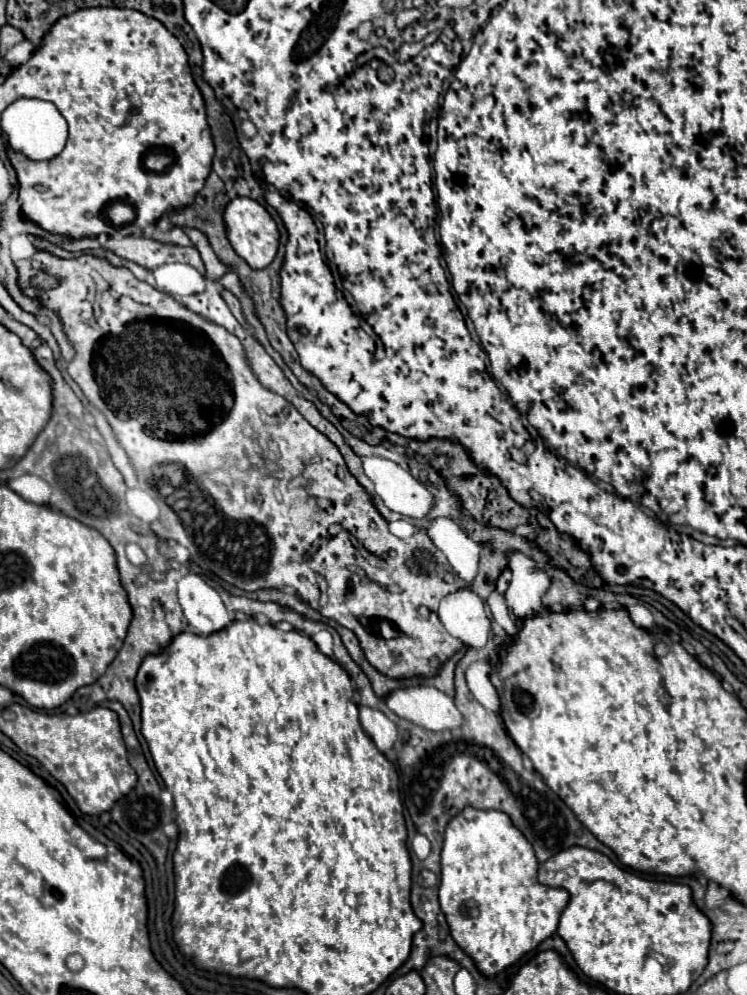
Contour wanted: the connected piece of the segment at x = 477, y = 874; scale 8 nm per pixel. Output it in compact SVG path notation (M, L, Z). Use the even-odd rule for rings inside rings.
M465 807L465 811L461 811L461 815L453 817L445 829L443 835L443 849L441 849L441 879L439 879L439 905L441 911L447 919L449 931L453 941L473 959L475 967L479 973L483 973L489 979L495 979L497 973L501 973L503 969L507 969L509 965L517 963L525 953L533 951L535 947L539 947L541 941L545 941L547 937L551 937L557 931L557 923L559 923L559 915L565 909L567 901L569 901L569 893L565 889L551 889L545 885L537 883L537 857L533 847L529 847L529 841L525 839L525 835L521 835L521 831L517 831L517 827L513 827L513 823L509 823L509 817L501 811L477 811L473 807Z

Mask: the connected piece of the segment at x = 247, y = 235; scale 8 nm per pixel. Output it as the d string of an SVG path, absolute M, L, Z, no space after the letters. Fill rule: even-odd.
M237 197L233 199L225 211L223 211L223 221L225 221L225 229L227 229L227 239L233 247L233 251L247 261L247 265L251 269L265 269L275 253L277 253L277 245L279 245L279 231L275 221L271 219L271 215L253 199L245 199L245 197Z

